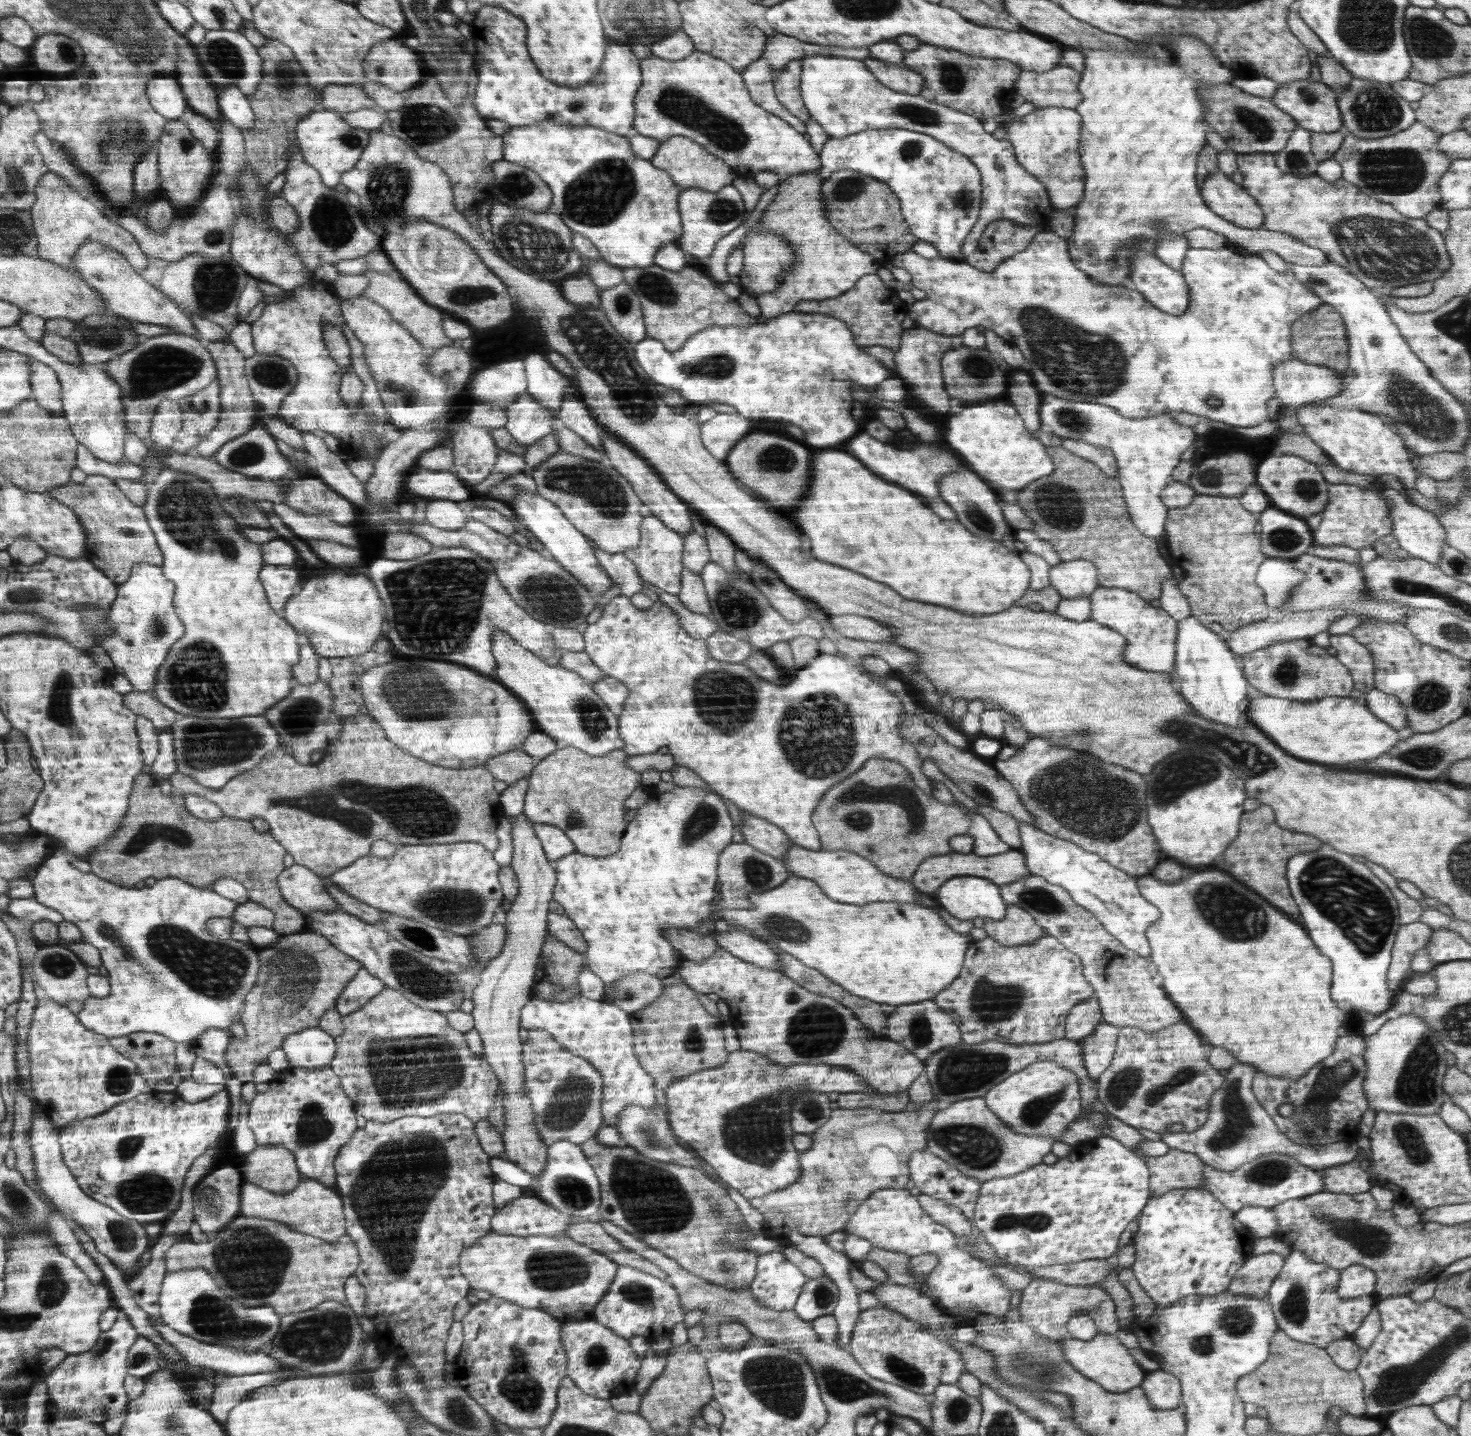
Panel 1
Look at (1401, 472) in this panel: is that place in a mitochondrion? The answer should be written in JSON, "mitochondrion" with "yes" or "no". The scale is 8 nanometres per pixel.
{"mitochondrion":"no"}

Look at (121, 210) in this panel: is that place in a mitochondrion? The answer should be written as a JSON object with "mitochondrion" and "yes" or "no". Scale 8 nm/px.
{"mitochondrion":"no"}

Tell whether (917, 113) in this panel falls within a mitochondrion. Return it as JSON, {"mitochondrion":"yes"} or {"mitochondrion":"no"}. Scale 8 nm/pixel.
{"mitochondrion":"yes"}

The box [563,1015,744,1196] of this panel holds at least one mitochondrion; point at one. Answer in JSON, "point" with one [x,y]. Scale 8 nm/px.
{"point":[696,1040]}

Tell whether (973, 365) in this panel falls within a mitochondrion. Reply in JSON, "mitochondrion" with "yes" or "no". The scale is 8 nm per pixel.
{"mitochondrion":"yes"}

